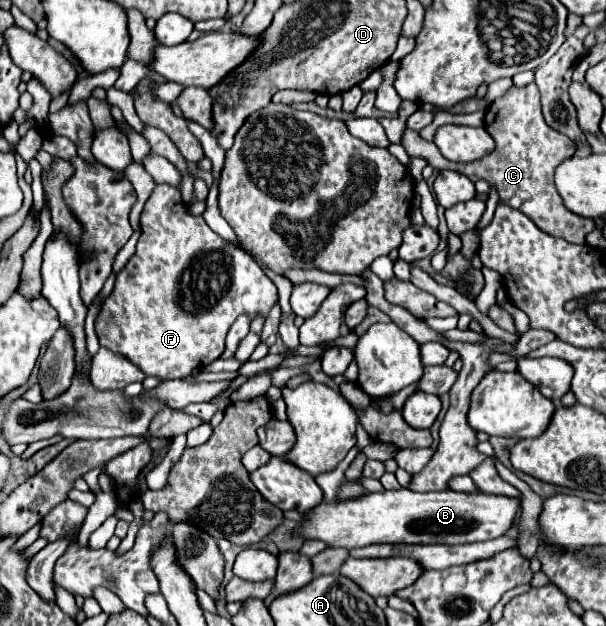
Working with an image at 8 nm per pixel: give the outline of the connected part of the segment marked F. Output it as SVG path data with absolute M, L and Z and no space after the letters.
M170 184L156 186L142 210L140 226L142 234L136 252L116 276L114 290L96 318L98 342L128 358L146 376L160 380L186 378L194 368L204 368L222 356L226 334L240 314L246 312L254 318L256 312L262 312L268 316L270 308L278 302L278 290L242 248L222 240L202 216L192 216L188 206L172 196Z

